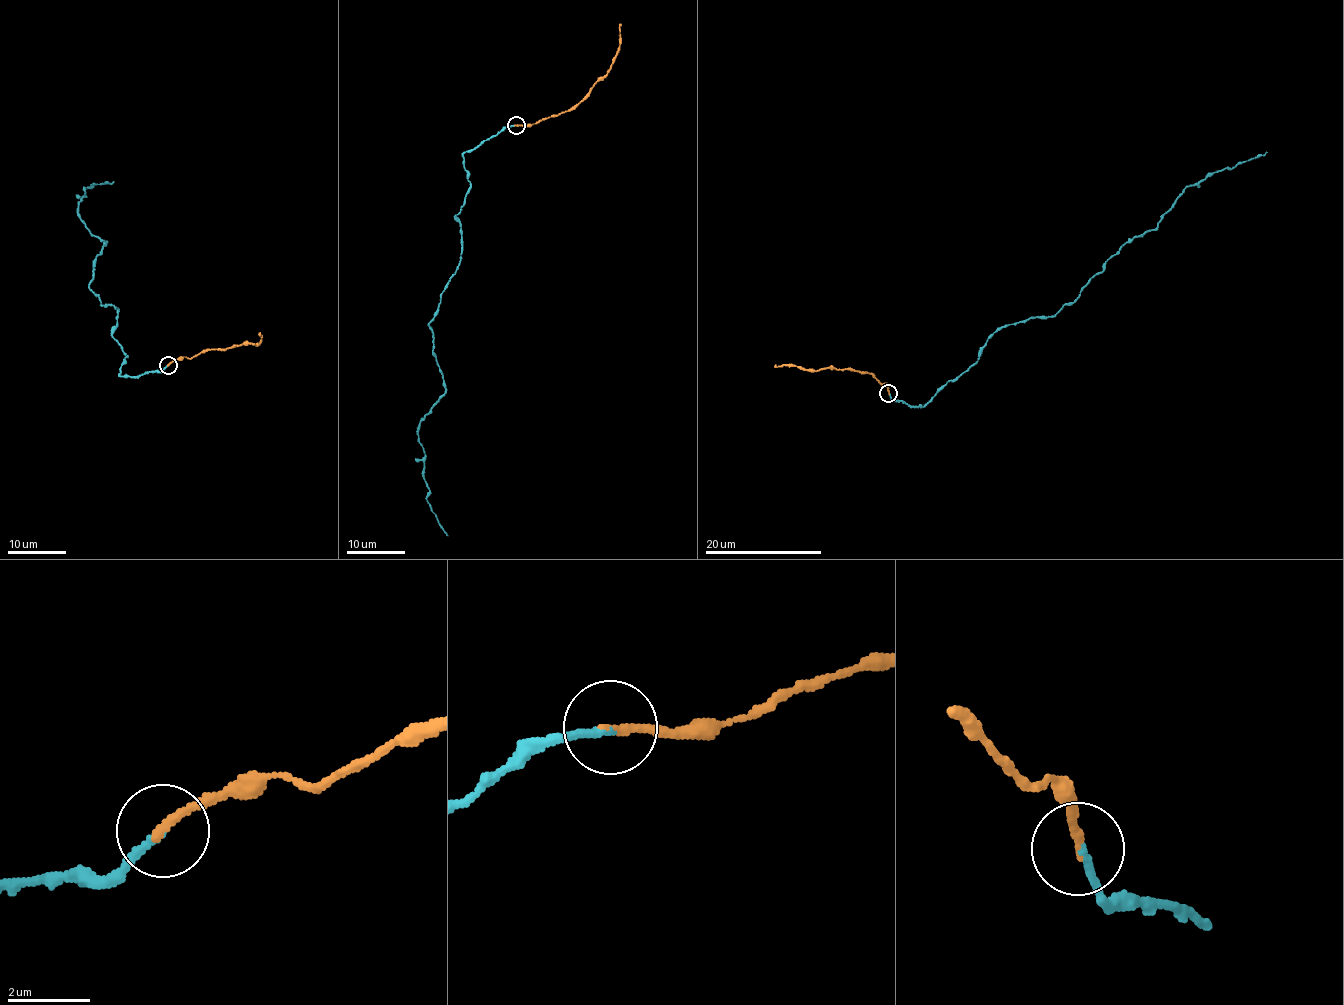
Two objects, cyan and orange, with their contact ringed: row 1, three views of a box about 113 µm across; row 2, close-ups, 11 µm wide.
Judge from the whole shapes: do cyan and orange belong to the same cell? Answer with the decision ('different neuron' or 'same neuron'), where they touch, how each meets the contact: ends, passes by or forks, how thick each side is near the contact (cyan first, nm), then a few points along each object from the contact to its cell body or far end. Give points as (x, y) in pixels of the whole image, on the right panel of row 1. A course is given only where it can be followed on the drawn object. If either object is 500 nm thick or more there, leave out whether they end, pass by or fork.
same neuron; at (888, 393); cyan ends there; orange ends there; 190 nm thick on the cyan side, 220 nm on the other; cyan runs (889, 393), (924, 405), (1002, 327), (1047, 318), (1079, 296), (1190, 185), (1267, 151); orange runs (889, 393), (883, 382), (866, 372), (827, 367), (818, 370), (796, 365), (774, 367)

